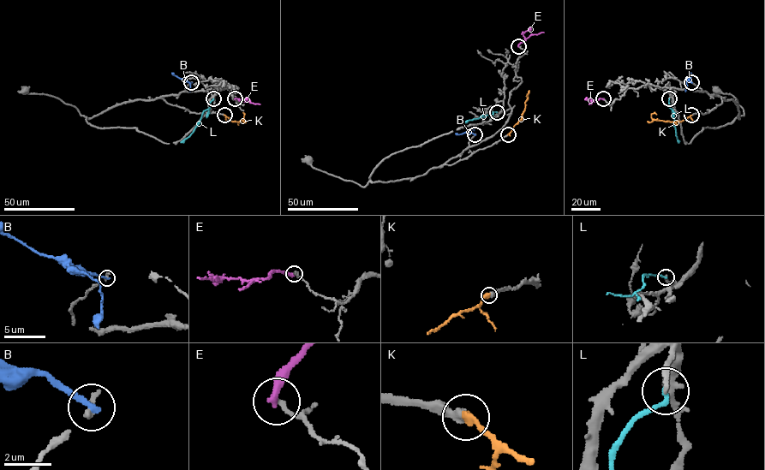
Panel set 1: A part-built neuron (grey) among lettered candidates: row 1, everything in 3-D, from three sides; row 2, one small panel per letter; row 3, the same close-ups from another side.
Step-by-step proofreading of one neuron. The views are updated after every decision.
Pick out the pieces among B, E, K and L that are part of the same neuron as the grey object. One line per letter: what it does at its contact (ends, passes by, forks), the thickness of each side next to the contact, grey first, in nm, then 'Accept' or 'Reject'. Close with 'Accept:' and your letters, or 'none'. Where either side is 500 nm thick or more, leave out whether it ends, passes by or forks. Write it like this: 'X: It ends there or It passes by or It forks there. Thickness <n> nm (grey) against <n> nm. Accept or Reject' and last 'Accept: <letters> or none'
B: It ends there. Thickness 320 nm (grey) against 280 nm. Reject
E: It ends there. Thickness 190 nm (grey) against 360 nm. Reject
K: It ends there. Thickness 380 nm (grey) against 320 nm. Accept
L: It ends there. Thickness 190 nm (grey) against 180 nm. Reject
Accept: K

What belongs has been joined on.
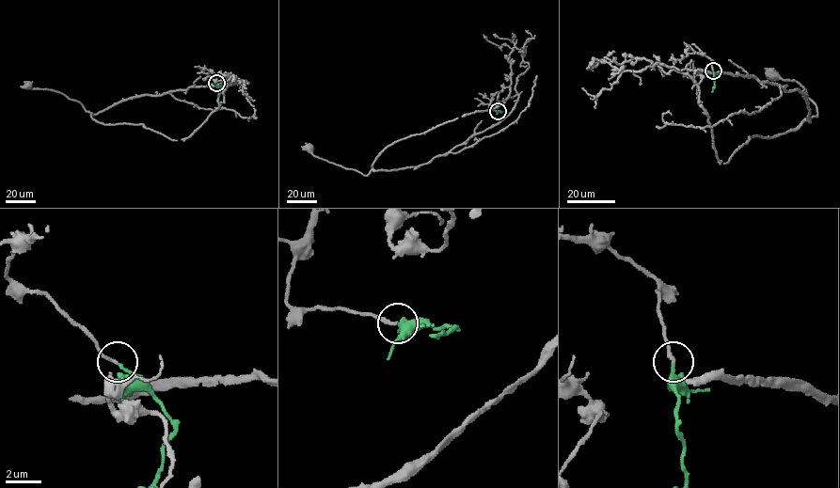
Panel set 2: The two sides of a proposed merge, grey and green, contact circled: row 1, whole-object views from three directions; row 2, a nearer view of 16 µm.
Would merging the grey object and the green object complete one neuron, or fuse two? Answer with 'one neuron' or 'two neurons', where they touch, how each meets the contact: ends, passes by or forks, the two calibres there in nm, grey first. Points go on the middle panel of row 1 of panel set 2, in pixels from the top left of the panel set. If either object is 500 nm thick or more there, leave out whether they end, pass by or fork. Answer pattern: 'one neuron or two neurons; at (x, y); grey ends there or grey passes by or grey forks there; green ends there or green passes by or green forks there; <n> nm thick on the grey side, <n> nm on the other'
one neuron; at (498, 111); grey ends there; green ends there; 170 nm thick on the grey side, 170 nm on the other

